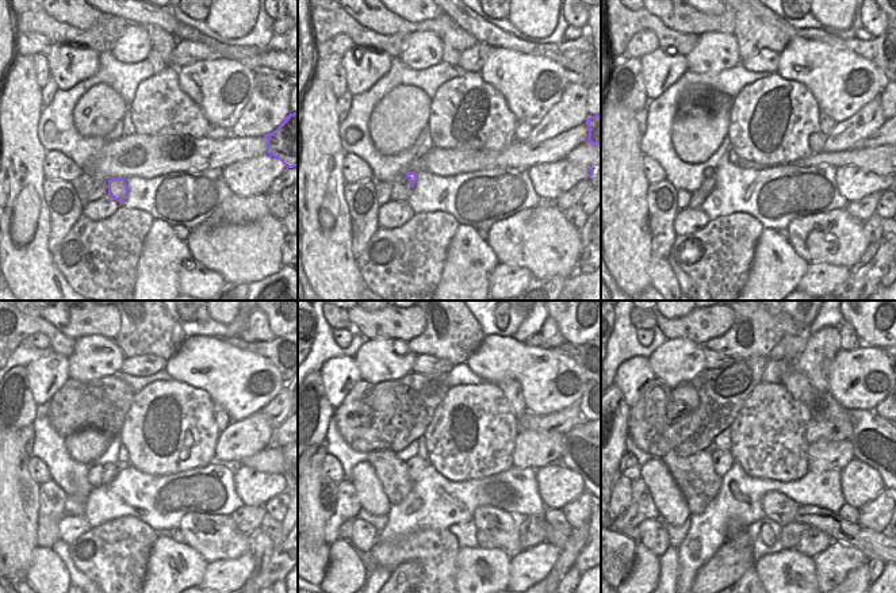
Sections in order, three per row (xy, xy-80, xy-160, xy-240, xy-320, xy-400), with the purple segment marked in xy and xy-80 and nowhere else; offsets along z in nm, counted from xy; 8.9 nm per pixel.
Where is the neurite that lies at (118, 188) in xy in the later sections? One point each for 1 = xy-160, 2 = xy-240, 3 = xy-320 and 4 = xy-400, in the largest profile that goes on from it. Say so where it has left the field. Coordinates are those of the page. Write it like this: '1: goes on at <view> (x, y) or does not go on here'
1: goes on at xy-160 (708, 172)
2: goes on at xy-240 (95, 471)
3: goes on at xy-320 (391, 471)
4: goes on at xy-400 (695, 475)

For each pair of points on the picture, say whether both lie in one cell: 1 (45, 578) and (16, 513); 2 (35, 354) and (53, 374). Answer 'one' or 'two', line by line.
1: two
2: two

